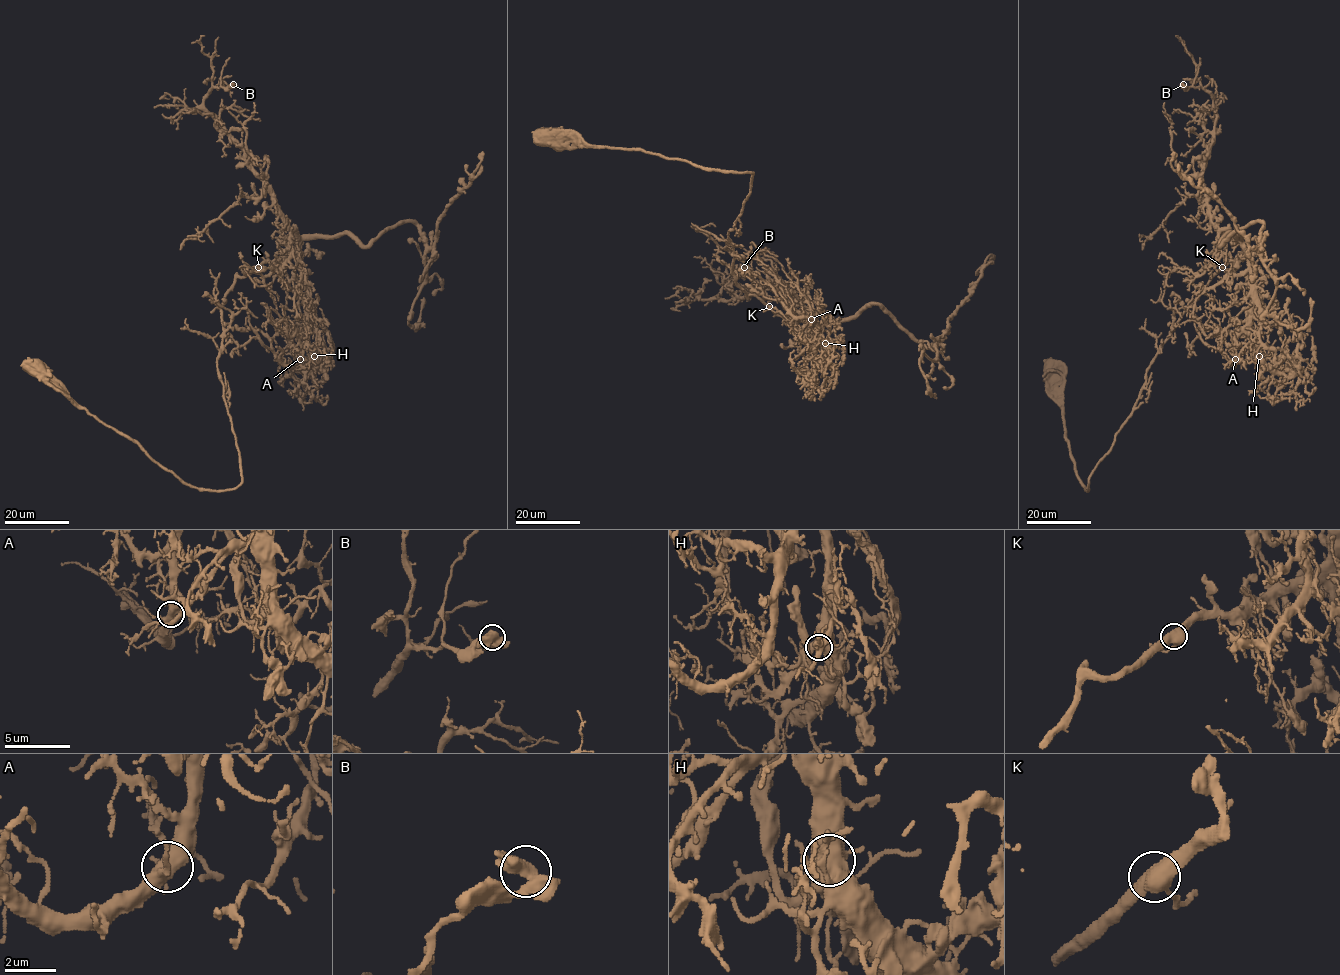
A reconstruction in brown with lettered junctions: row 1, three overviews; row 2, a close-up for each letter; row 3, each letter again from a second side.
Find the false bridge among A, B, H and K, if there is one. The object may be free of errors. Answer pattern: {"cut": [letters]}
{"cut": []}

